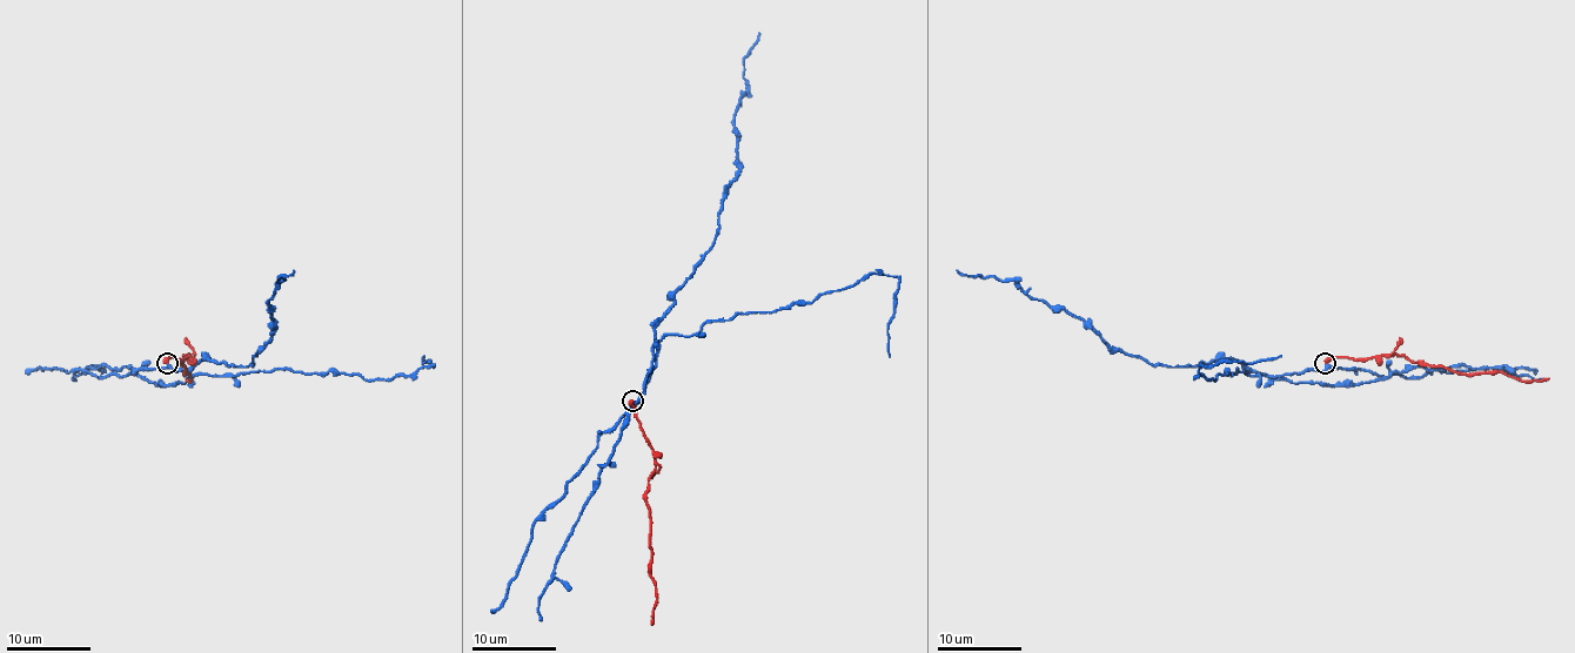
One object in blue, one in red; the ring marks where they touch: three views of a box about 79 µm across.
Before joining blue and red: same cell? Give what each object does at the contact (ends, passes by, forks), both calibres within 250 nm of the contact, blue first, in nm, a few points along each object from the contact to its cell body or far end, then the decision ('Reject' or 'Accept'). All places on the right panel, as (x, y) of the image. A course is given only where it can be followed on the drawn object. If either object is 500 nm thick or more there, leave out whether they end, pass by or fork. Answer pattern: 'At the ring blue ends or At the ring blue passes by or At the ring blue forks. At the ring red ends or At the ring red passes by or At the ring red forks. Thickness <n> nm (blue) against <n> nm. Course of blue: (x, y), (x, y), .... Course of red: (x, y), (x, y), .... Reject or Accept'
At the ring blue passes by. At the ring red ends. Thickness 220 nm (blue) against 400 nm. Course of blue: (1326, 362), (1289, 375), (1250, 372), (1228, 358), (1148, 364), (1013, 280), (957, 269). Course of red: (1326, 362), (1332, 358), (1360, 359), (1395, 354), (1467, 375), (1503, 372), (1522, 381), (1549, 379). Reject

